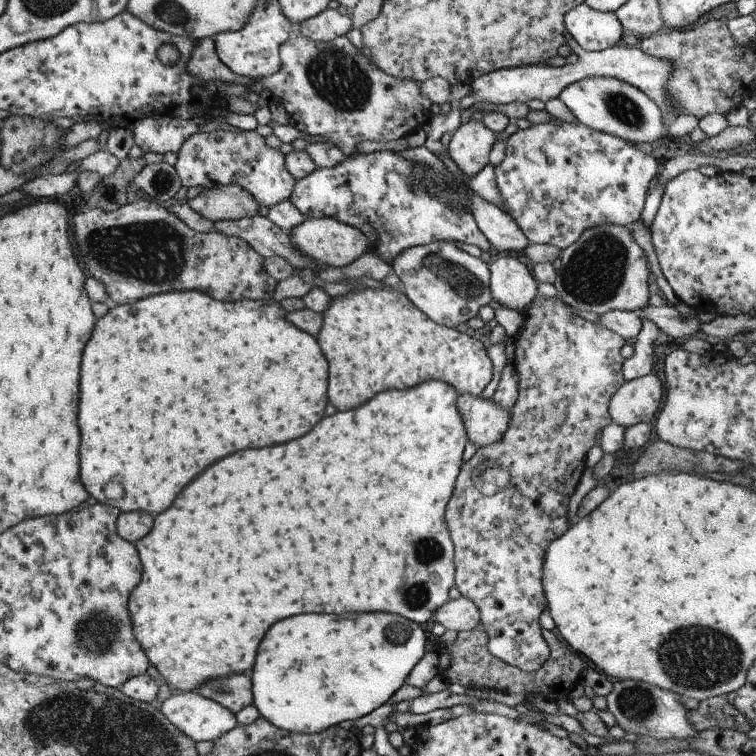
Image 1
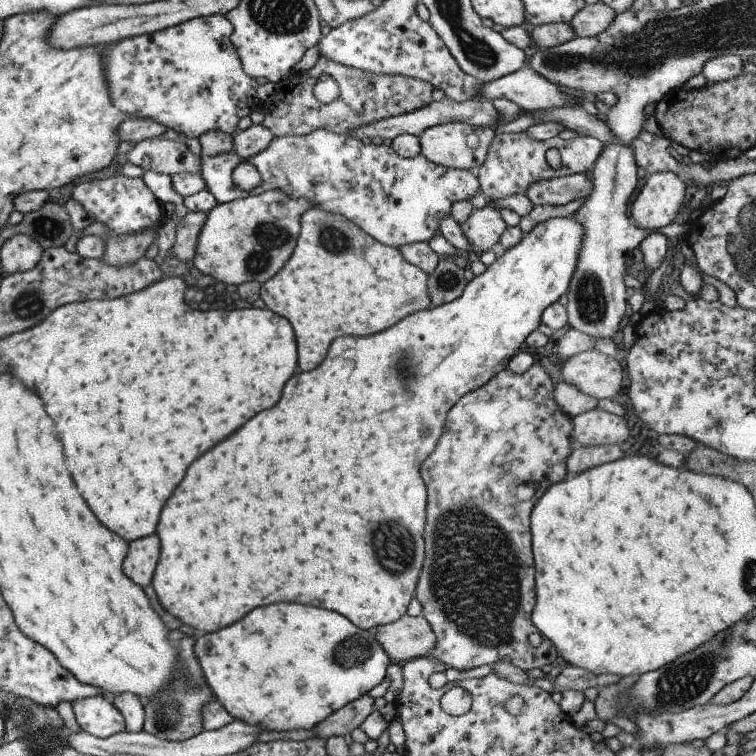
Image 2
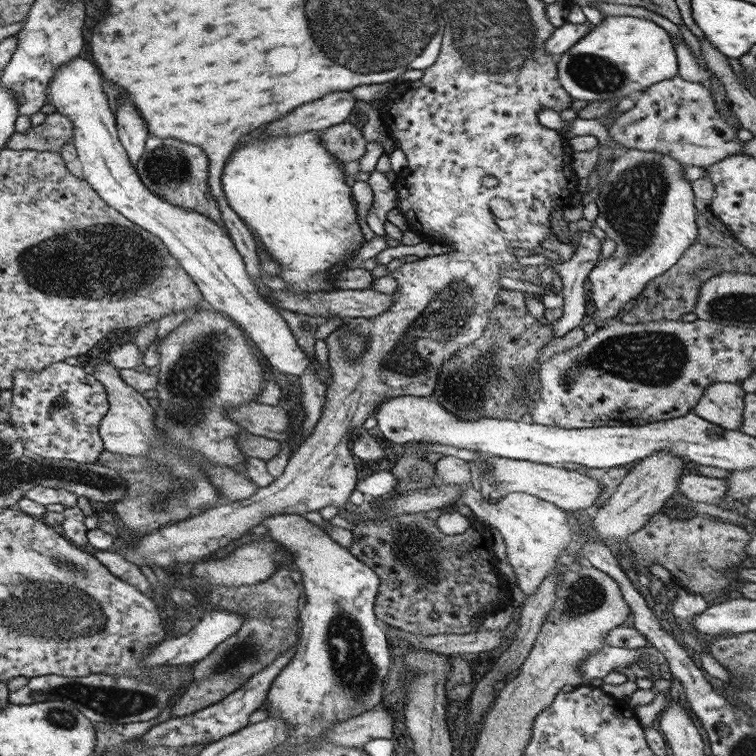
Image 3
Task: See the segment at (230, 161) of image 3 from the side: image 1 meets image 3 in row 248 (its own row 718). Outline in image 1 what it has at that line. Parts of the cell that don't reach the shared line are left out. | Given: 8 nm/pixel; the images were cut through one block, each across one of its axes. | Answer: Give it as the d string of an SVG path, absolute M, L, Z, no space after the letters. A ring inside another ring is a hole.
M373 612L373 614L343 614L343 616L303 614L303 616L291 616L291 618L275 622L265 632L265 636L263 636L263 640L261 640L261 644L257 648L255 664L251 668L252 677L250 678L252 682L252 705L258 710L259 716L265 718L267 722L270 722L277 728L292 733L318 733L330 726L339 724L339 722L343 722L343 720L353 721L360 716L365 716L365 714L369 714L371 710L375 710L375 708L389 700L389 697L404 683L411 669L421 660L421 657L429 647L426 627L393 613Z

